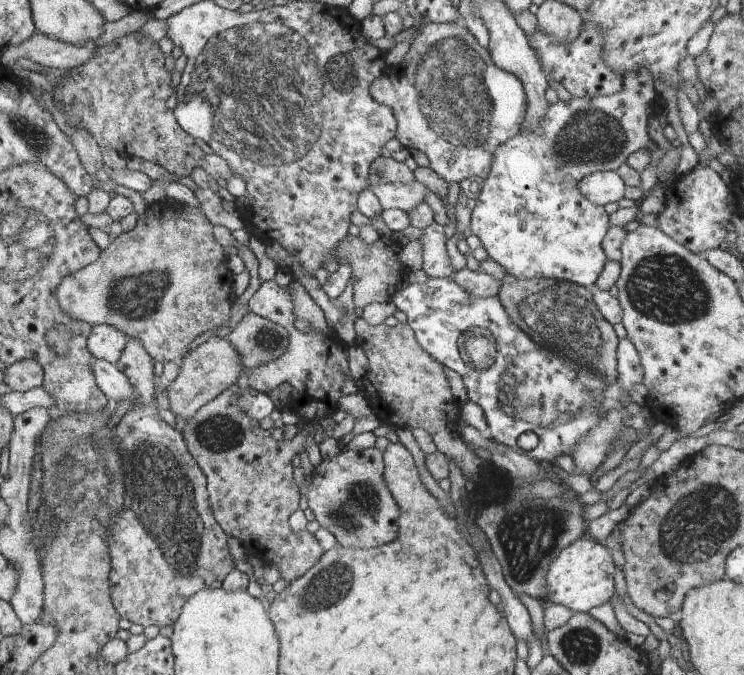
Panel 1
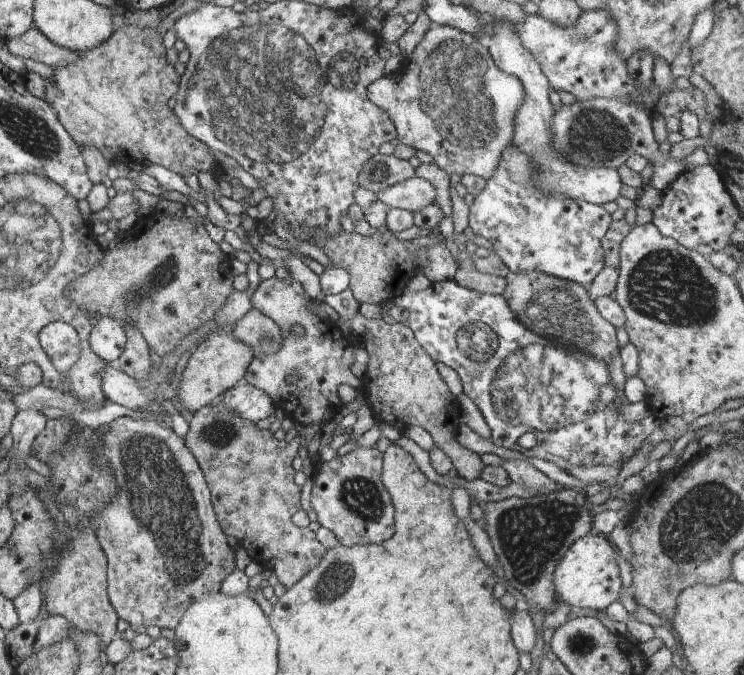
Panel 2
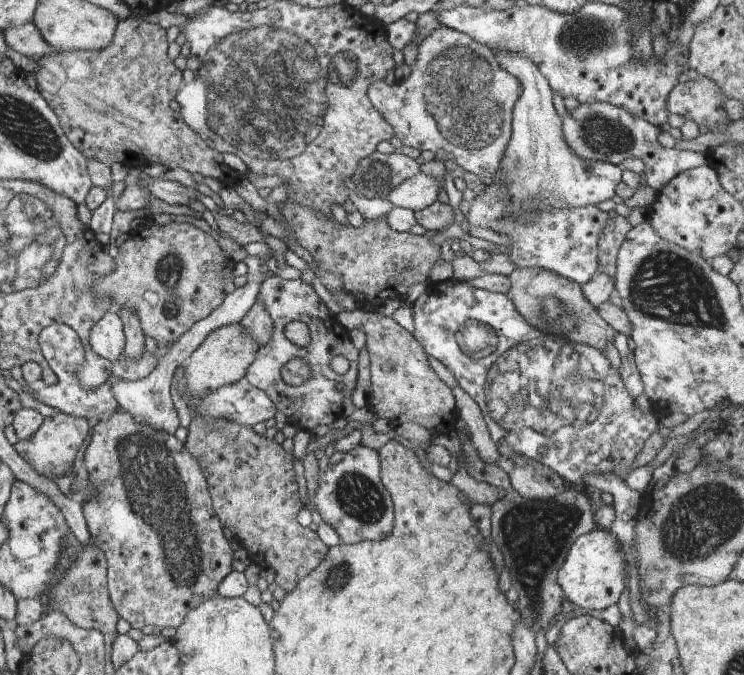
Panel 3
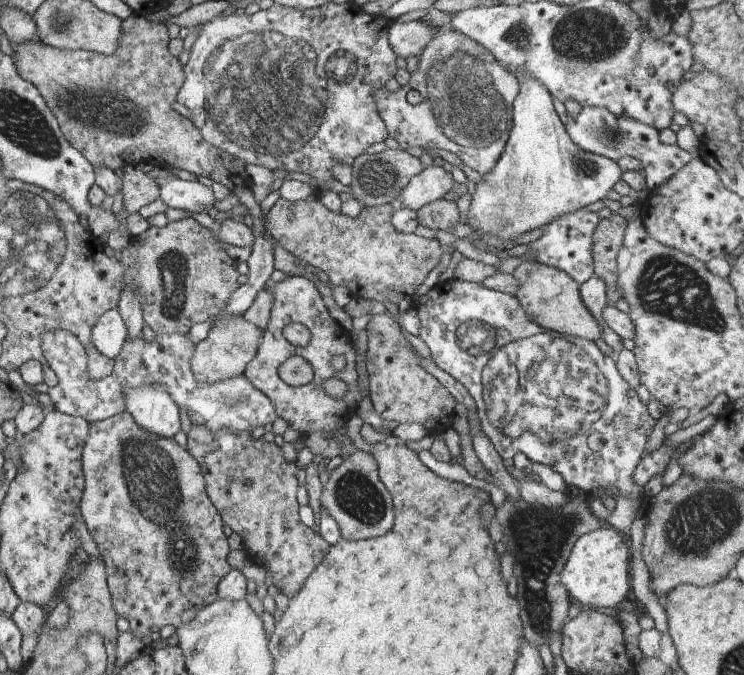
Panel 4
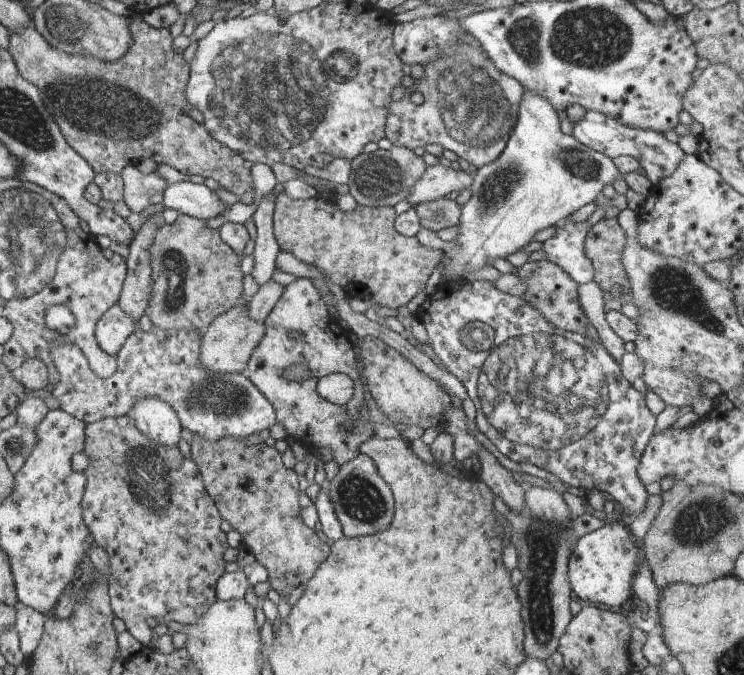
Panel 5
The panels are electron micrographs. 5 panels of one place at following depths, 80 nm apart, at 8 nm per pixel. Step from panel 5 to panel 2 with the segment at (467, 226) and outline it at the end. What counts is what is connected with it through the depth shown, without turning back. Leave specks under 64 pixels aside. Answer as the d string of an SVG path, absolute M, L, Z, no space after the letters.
M496 20L495 32L487 41L488 50L496 63L496 66L509 75L520 79L524 89L524 102L516 111L514 117L513 139L511 144L524 151L531 160L531 164L537 169L533 172L533 183L544 193L552 193L554 197L565 197L573 201L586 201L593 205L602 205L606 202L615 201L620 195L622 179L618 169L609 166L584 167L563 159L558 148L553 145L551 135L551 121L555 113L550 103L551 86L549 80L540 70L537 60L533 54L523 45L519 36L513 28L512 22L508 20Z

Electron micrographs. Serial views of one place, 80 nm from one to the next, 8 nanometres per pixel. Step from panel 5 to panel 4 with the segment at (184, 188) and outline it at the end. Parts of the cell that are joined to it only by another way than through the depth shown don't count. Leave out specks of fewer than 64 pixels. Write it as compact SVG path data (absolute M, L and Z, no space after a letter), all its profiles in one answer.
M176 179L160 187L162 202L170 208L181 208L186 212L205 212L214 206L216 199L212 188L199 181Z

